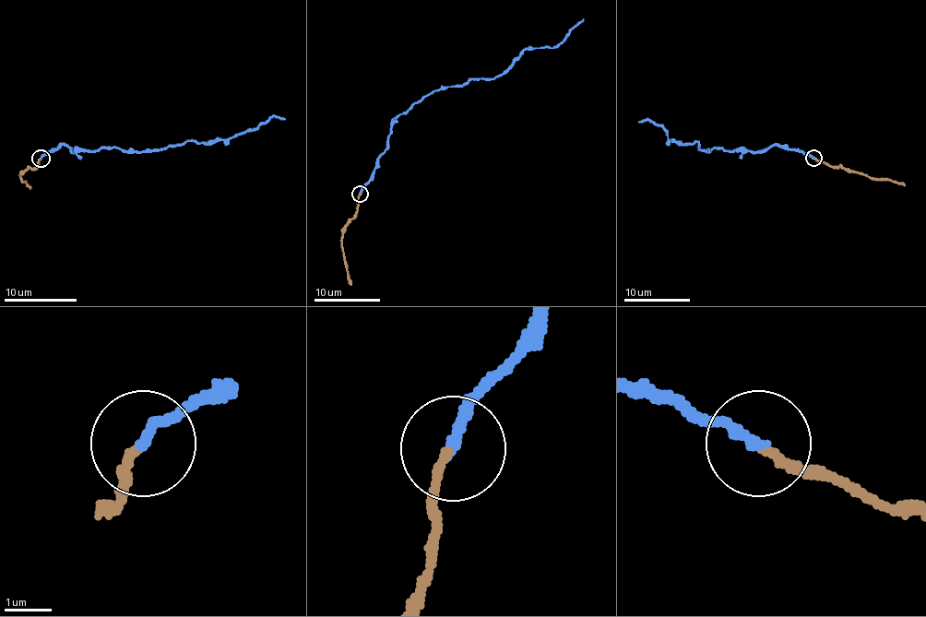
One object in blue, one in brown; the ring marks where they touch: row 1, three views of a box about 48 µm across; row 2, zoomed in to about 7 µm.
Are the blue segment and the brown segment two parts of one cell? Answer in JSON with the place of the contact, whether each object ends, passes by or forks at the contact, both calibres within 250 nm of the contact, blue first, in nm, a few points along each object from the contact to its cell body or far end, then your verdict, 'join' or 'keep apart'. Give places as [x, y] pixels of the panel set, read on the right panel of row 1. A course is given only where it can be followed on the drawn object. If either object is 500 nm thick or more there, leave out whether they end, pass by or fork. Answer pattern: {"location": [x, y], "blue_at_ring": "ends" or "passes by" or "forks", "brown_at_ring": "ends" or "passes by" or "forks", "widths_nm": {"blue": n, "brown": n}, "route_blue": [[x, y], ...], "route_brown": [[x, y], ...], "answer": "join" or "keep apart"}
{"location": [813, 158], "blue_at_ring": "ends", "brown_at_ring": "ends", "widths_nm": {"blue": 240, "brown": 190}, "route_blue": [[814, 157], [777, 146], [706, 152], [698, 142], [670, 142], [649, 119], [639, 123]], "route_brown": [[814, 157], [859, 173], [895, 180], [905, 185]], "answer": "keep apart"}

